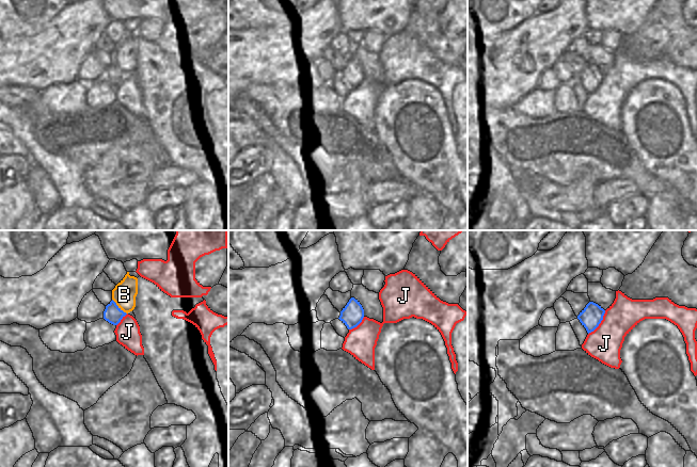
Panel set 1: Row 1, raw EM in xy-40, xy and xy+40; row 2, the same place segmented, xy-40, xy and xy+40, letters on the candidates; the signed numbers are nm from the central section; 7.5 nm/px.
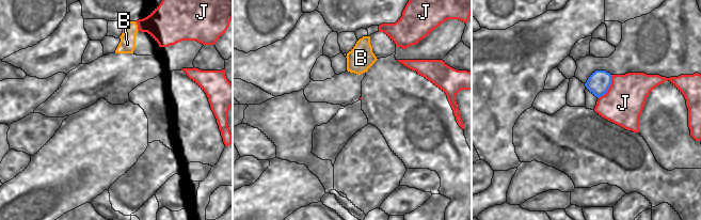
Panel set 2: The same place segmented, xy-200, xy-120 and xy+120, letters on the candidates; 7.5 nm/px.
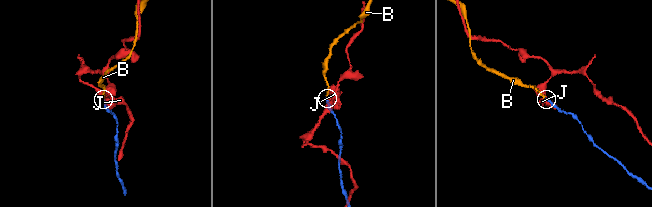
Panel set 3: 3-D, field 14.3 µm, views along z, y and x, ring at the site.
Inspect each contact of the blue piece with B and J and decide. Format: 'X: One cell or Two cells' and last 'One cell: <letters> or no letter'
B: One cell
J: Two cells
One cell: B.

